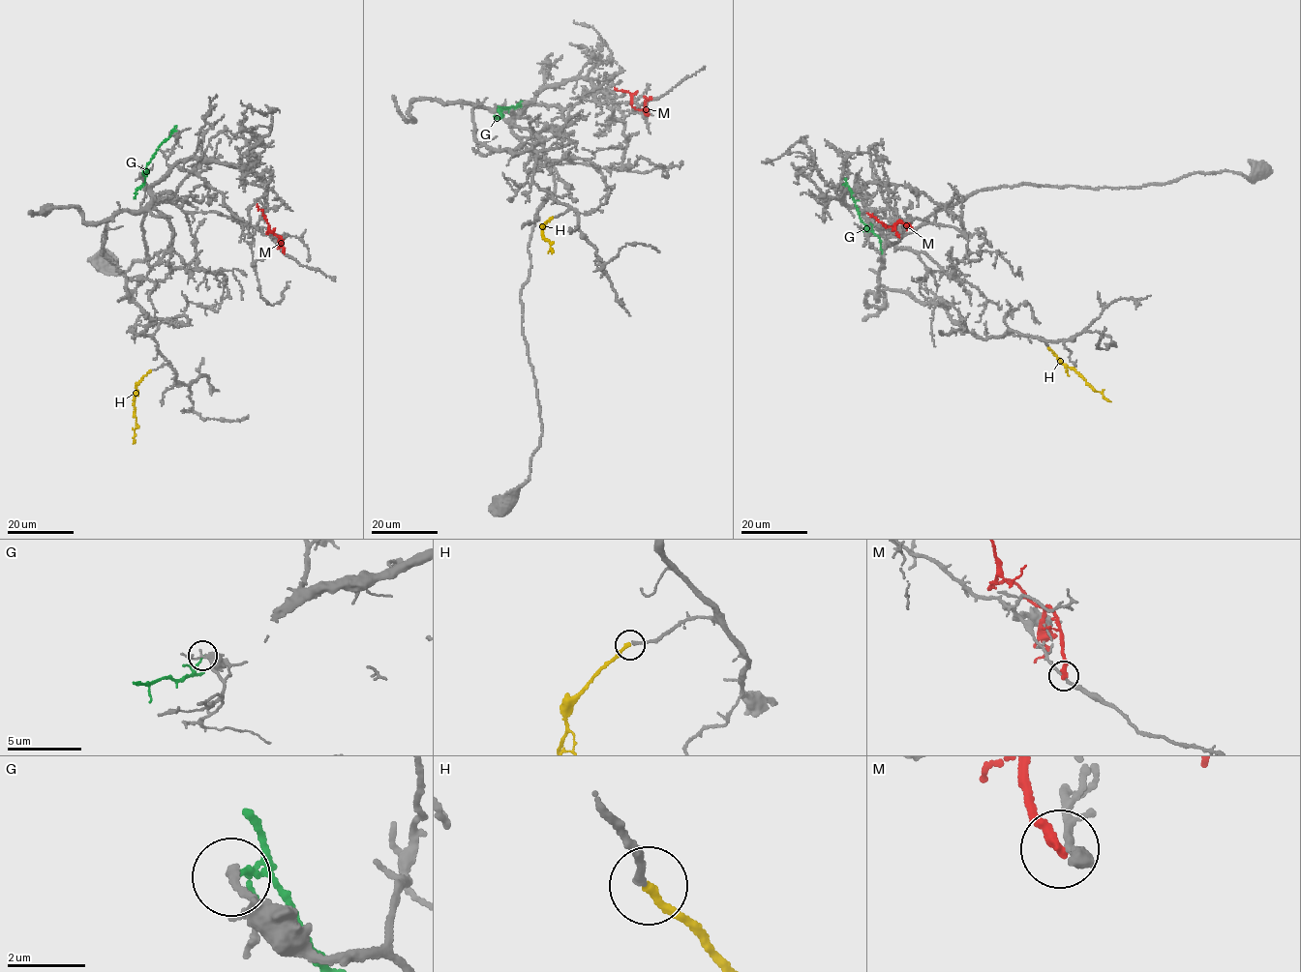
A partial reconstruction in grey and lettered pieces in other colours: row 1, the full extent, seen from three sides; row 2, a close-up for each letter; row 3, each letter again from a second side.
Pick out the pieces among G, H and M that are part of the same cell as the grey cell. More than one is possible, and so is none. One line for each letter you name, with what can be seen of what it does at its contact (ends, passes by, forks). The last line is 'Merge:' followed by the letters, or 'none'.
H: it ends
Merge: H

